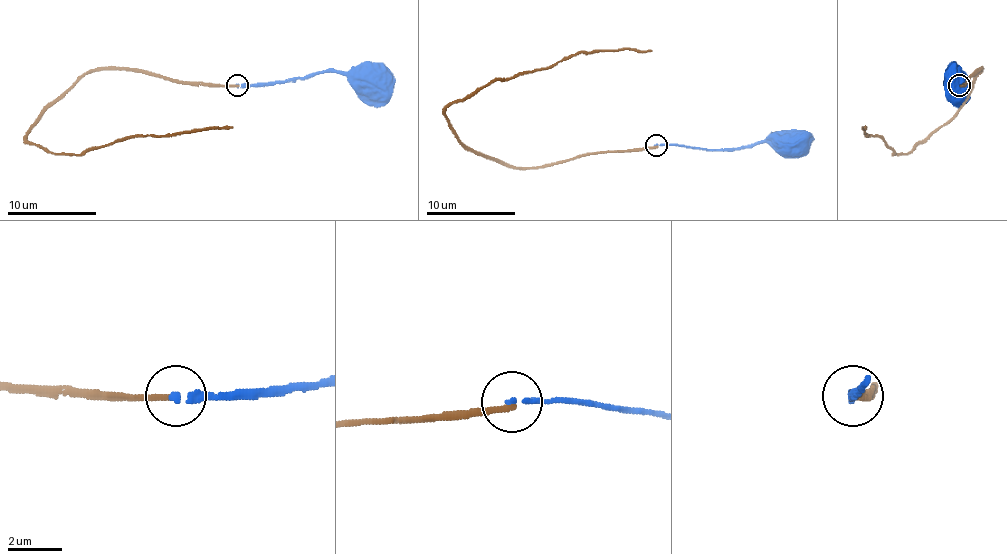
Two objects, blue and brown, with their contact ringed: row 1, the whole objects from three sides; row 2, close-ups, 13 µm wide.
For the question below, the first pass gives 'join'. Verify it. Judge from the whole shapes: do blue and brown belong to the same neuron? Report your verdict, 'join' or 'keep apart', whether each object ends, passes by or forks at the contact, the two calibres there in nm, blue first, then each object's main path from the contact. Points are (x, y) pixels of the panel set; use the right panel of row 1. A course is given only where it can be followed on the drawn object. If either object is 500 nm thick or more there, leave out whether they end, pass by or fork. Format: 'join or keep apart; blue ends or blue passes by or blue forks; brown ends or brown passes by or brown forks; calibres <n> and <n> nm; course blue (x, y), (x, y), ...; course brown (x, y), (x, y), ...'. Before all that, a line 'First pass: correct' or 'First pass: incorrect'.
First pass: incorrect
keep apart; blue ends; brown ends; calibres 200 and 240 nm; course blue (958, 86), (963, 81), (961, 72), (956, 74), (961, 79), (958, 83); course brown (961, 86), (981, 68), (967, 101), (909, 153), (893, 155), (880, 137), (867, 135), (864, 126)

